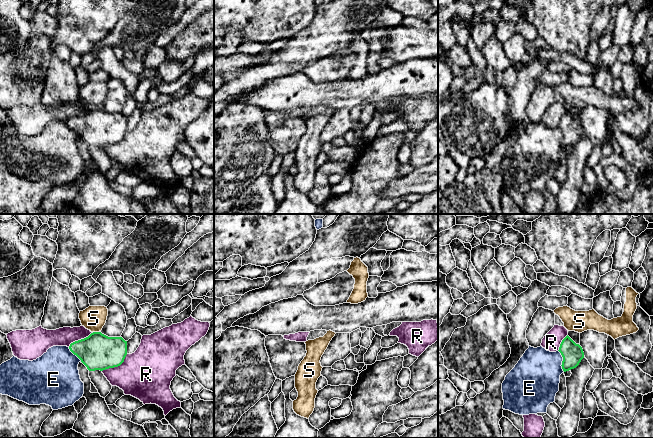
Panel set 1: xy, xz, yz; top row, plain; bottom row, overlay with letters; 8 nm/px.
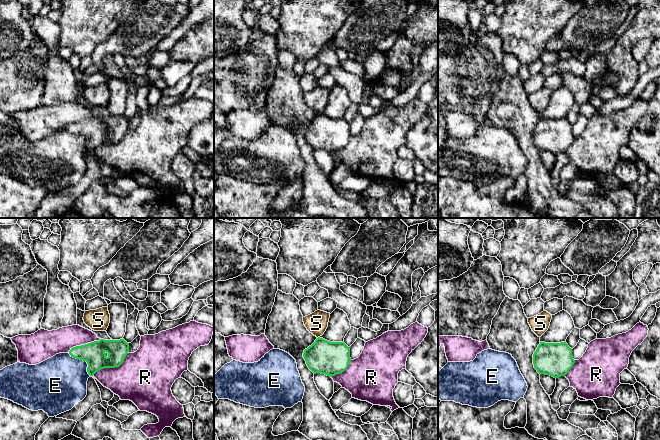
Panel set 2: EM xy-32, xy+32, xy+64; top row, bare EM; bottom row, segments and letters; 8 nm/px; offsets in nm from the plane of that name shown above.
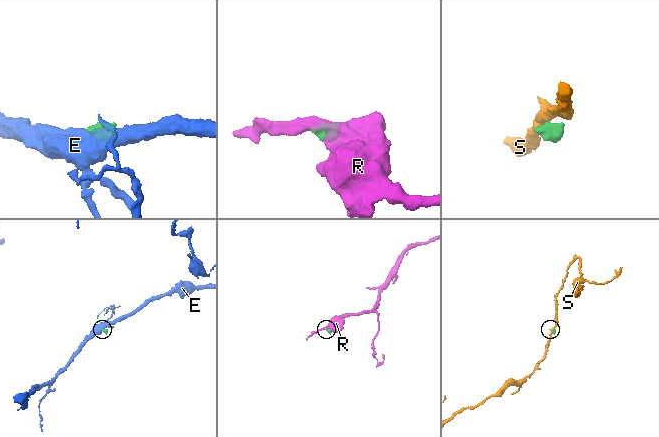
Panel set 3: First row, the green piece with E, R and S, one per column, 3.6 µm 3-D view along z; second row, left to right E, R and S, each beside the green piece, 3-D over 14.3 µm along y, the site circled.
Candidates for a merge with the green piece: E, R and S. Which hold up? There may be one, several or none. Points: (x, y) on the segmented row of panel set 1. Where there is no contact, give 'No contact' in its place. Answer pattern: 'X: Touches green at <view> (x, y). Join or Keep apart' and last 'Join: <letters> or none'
E: Touches green at yz (562, 361). Keep apart
R: Touches green at xy (116, 366). Keep apart
S: Touches green at xy (96, 332). Keep apart
Join: none

